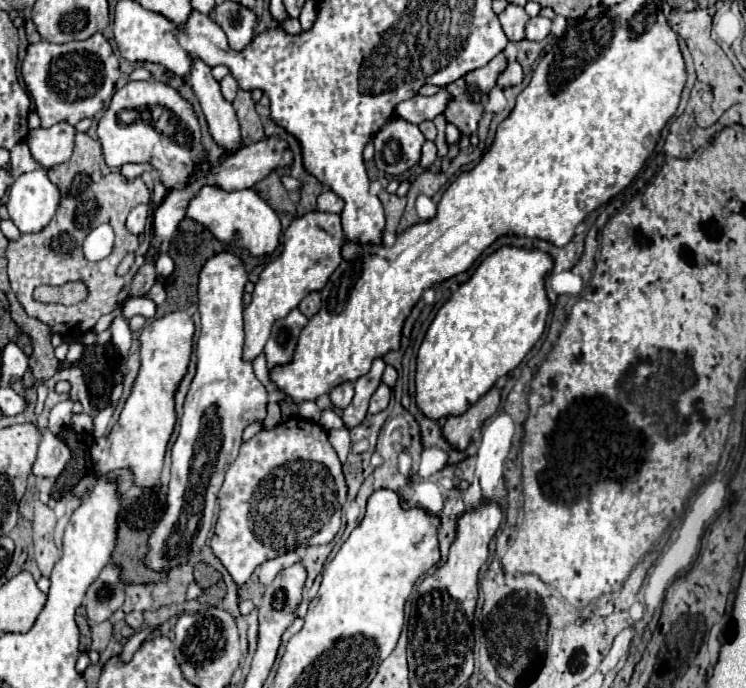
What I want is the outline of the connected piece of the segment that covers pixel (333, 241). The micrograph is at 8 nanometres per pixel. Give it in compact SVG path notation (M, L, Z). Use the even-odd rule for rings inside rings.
M310 211L302 217L294 217L290 227L284 233L284 247L282 253L266 265L260 273L256 289L252 293L252 303L244 309L244 359L252 361L256 355L262 353L264 343L270 335L270 329L276 319L282 319L290 313L290 309L298 307L298 303L312 291L320 291L330 275L340 265L340 251L346 241L342 231L342 219L334 213L324 211Z

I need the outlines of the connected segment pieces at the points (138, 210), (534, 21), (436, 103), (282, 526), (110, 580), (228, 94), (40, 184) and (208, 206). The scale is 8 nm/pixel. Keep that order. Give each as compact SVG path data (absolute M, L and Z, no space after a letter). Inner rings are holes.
M138 205L138 207L134 207L134 209L130 211L130 215L128 215L128 221L126 221L128 231L134 233L134 235L144 233L146 219L148 219L148 205Z
M532 17L528 23L526 23L526 39L530 41L542 41L548 33L550 33L550 25L552 21L546 19L546 17Z
M440 89L436 95L432 97L422 97L422 95L414 95L412 99L406 99L406 101L400 101L396 107L394 107L394 113L392 117L398 117L398 119L404 119L404 121L410 121L410 123L422 123L426 119L434 119L438 113L444 111L446 103L448 103L448 93L446 89Z
M290 419L242 443L218 493L220 513L210 547L236 585L246 585L256 565L300 545L324 545L340 529L346 481L328 433L314 421Z
M108 563L98 579L88 587L84 605L86 615L92 621L106 621L124 603L124 583L120 583L120 571Z
M226 75L222 81L220 81L220 87L222 87L222 95L226 101L234 101L236 97L236 89L238 89L238 83L236 79L232 79L232 75Z
M36 169L32 173L20 175L14 181L14 185L10 187L8 203L6 203L8 213L10 213L10 219L14 221L14 225L22 233L36 233L42 227L46 227L48 221L54 217L58 205L60 205L60 189L48 179L48 175L46 175L44 169Z
M202 185L198 195L190 199L186 215L206 225L220 241L232 243L236 233L236 241L242 243L256 257L268 255L276 249L280 229L282 229L276 211L266 201L262 201L260 195L254 193L252 189L224 191L222 187L216 187L216 185Z

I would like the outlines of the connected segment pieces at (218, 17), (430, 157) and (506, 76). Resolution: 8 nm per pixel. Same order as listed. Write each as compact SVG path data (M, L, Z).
M224 1L210 13L210 17L222 27L222 31L228 37L228 45L234 51L242 51L252 41L256 15L250 9L234 1Z
M426 141L424 147L422 147L422 159L420 159L420 165L424 169L430 169L432 163L436 161L436 145L432 141Z
M510 61L506 71L498 77L498 85L500 87L510 87L510 85L518 85L522 81L522 65L518 61Z

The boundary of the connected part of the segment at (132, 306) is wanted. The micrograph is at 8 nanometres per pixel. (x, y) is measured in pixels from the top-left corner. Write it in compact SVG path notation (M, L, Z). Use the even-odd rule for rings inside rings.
M144 295L136 297L136 299L128 299L122 305L122 315L126 319L132 319L134 315L142 315L142 317L150 319L150 317L154 317L154 313L156 313L156 303Z

